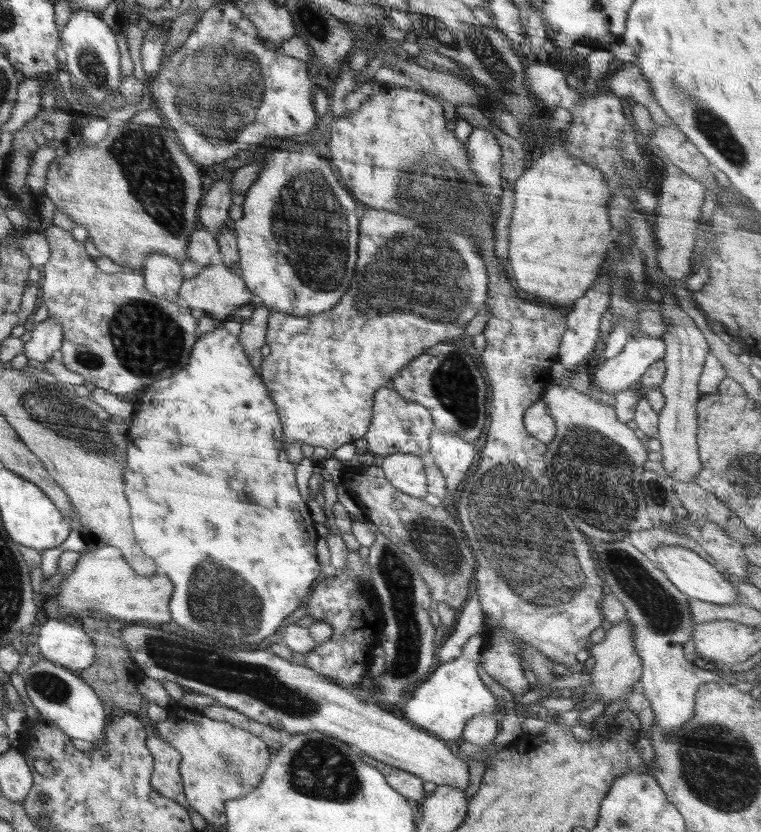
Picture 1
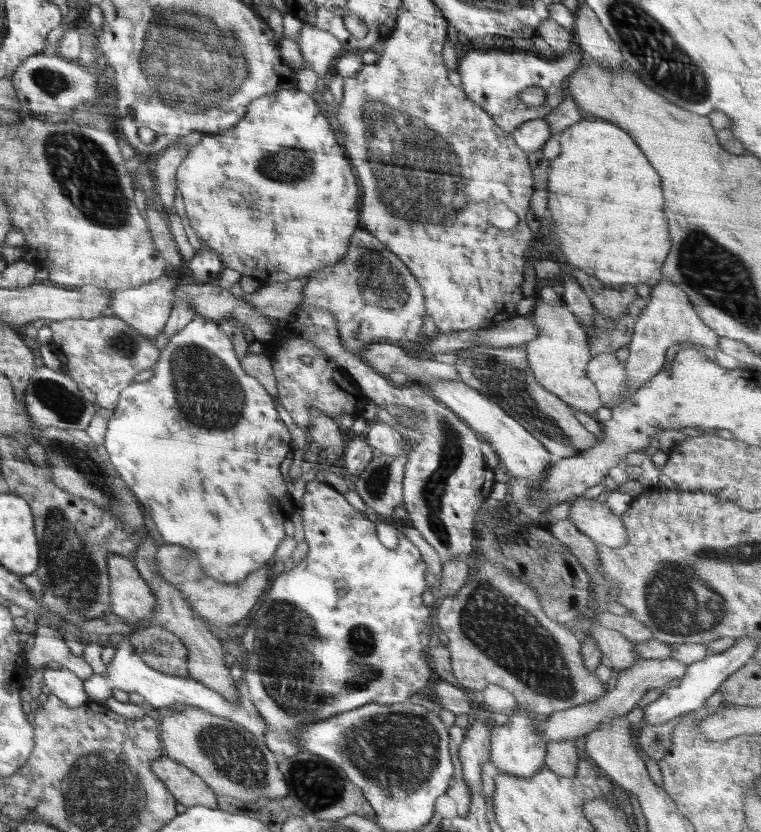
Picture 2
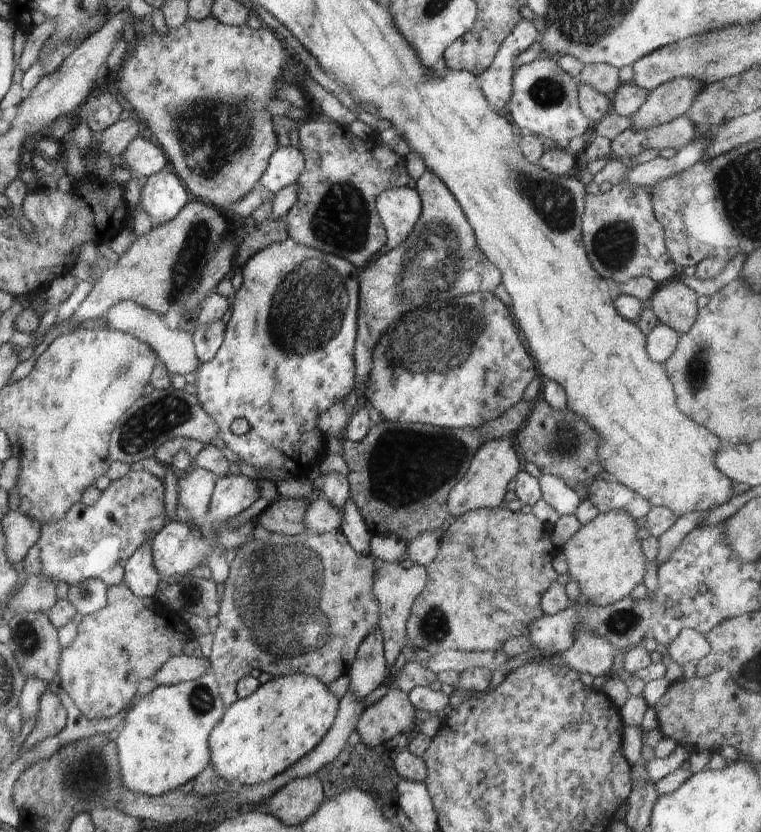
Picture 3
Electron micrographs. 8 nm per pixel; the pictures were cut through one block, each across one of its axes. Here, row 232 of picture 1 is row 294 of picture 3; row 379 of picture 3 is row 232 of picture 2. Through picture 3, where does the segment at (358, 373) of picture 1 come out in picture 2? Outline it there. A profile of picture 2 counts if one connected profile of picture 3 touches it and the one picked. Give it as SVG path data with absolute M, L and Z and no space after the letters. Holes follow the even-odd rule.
M361 227L350 237L348 252L340 262L308 277L299 306L302 310L324 308L332 312L340 346L359 358L364 348L378 343L394 344L412 353L425 338L420 331L427 314L422 287L386 244Z

